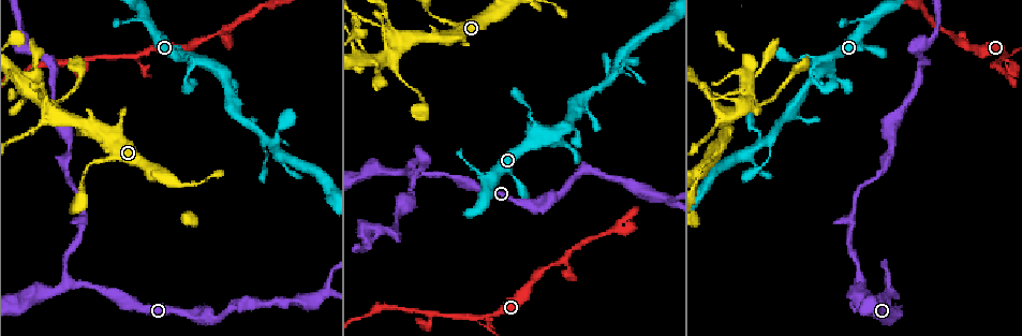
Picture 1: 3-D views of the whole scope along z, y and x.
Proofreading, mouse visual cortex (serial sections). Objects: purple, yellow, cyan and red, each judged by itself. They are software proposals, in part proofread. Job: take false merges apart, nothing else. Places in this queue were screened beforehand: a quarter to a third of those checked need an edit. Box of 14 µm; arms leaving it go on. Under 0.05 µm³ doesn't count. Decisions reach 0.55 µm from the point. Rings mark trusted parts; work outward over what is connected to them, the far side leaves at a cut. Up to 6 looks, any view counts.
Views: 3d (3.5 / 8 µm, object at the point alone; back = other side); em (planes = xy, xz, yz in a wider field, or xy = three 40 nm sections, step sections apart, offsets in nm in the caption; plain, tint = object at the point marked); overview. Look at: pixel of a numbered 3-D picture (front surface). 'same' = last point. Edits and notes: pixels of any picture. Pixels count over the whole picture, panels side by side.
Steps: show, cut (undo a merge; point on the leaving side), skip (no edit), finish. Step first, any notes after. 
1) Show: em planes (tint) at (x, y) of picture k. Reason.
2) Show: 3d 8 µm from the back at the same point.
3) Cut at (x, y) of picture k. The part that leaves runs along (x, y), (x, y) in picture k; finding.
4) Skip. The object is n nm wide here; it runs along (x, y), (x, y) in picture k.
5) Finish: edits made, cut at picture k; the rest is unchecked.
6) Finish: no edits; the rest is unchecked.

Show: 3d 3.5 µm at (52, 116) of picture 1. Sudden change in width.

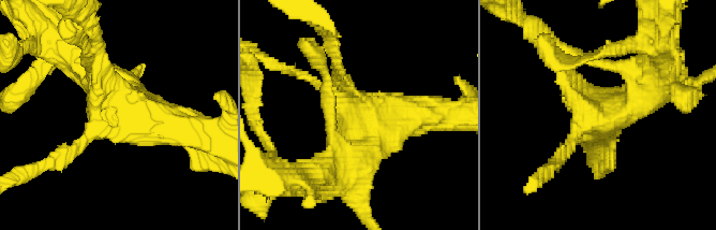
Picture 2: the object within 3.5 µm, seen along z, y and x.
Show: em xy step 3 (tint) at (360, 109) of picture 2. 4 arms meet here; the arms are 200, 200, 450, 600 nm wide; shape alone is not enough.

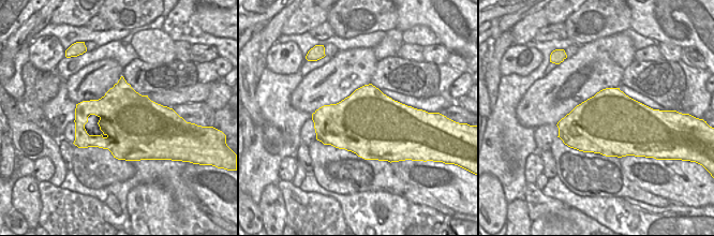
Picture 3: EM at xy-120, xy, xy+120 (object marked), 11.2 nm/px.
Skip. One cell here.

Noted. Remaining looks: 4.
Show: 3d 3.5 µm at (412, 172) of picture 1. Abrupt turn.

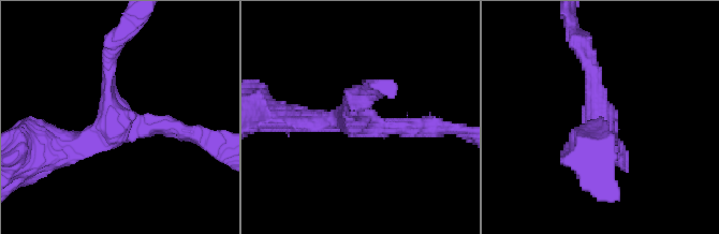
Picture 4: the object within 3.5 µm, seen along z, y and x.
Show: em planes (tint) at (358, 118) of picture 4.

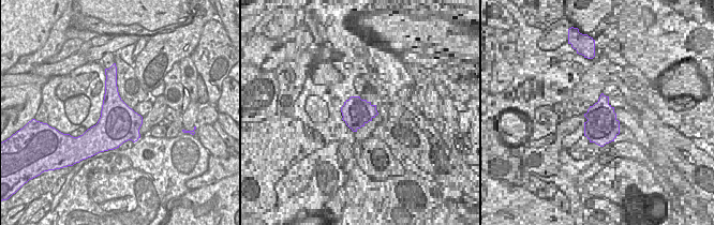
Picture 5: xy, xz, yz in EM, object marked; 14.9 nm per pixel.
Show: em xy step 2 (tint) at the same point.

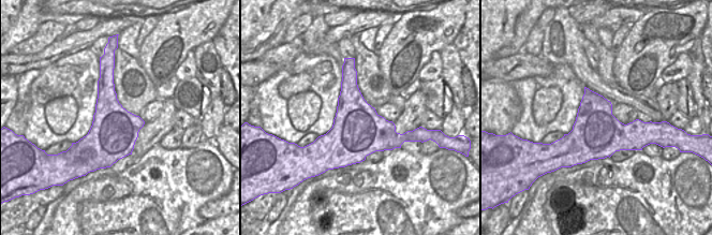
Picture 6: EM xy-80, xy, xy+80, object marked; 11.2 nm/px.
Skip. 3 arms meet here; it runs along (188, 132), (112, 116), (112, 57) in picture 4; all the same cell.

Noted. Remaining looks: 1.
Finish: no edits; the rest is unchecked.

